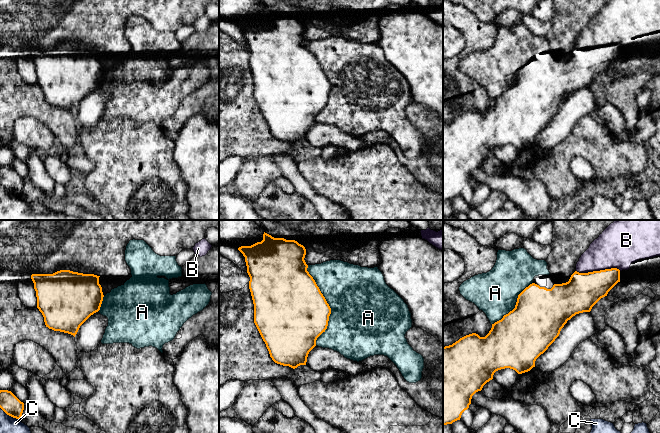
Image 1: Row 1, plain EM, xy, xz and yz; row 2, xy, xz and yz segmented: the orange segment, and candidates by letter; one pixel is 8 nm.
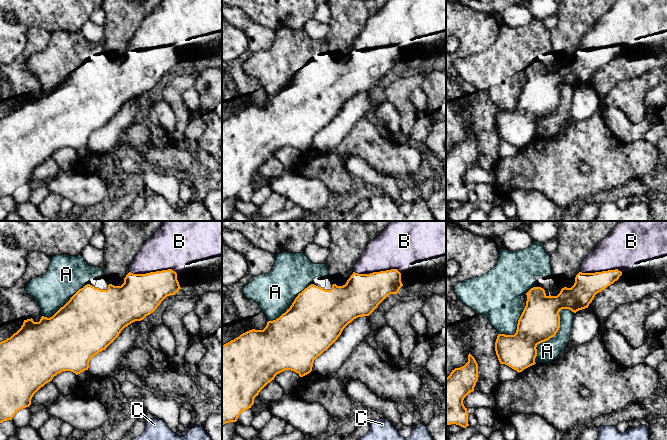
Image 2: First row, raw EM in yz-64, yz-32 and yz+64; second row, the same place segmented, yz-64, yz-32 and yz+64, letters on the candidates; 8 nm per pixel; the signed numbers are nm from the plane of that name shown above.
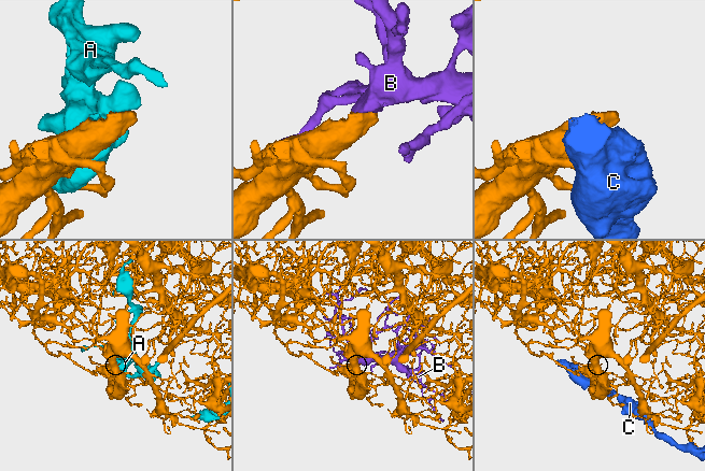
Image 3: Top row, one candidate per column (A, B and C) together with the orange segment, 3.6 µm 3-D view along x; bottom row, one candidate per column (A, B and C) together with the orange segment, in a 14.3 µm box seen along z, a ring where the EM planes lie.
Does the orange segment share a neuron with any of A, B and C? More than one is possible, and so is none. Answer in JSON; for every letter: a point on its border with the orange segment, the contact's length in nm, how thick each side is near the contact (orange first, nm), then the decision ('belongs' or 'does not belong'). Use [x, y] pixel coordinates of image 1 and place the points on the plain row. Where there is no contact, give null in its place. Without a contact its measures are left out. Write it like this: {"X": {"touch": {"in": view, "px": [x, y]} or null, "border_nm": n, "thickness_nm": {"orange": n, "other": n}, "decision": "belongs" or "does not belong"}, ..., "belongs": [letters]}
{"A": {"touch": {"in": "xz", "px": [328, 81]}, "border_nm": 650, "thickness_nm": {"orange": 500, "other": 480}, "decision": "does not belong"}, "B": {"touch": {"in": "yz", "px": [598, 47]}, "border_nm": 360, "thickness_nm": {"orange": 280, "other": 340}, "decision": "belongs"}, "C": {"touch": {"in": "xy", "px": [10, 191]}, "border_nm": 190, "thickness_nm": {"orange": 160, "other": 280}, "decision": "does not belong"}, "belongs": ["B"]}

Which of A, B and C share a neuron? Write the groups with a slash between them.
A / B / C

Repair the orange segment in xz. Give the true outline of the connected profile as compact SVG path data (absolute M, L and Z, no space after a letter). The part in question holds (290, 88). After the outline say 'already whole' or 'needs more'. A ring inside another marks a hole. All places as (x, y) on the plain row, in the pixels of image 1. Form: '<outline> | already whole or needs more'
M264 8L263 16L238 26L245 33L254 80L254 99L272 136L293 145L306 141L309 128L328 102L331 84L307 47L306 25L295 16L274 14Z | already whole

